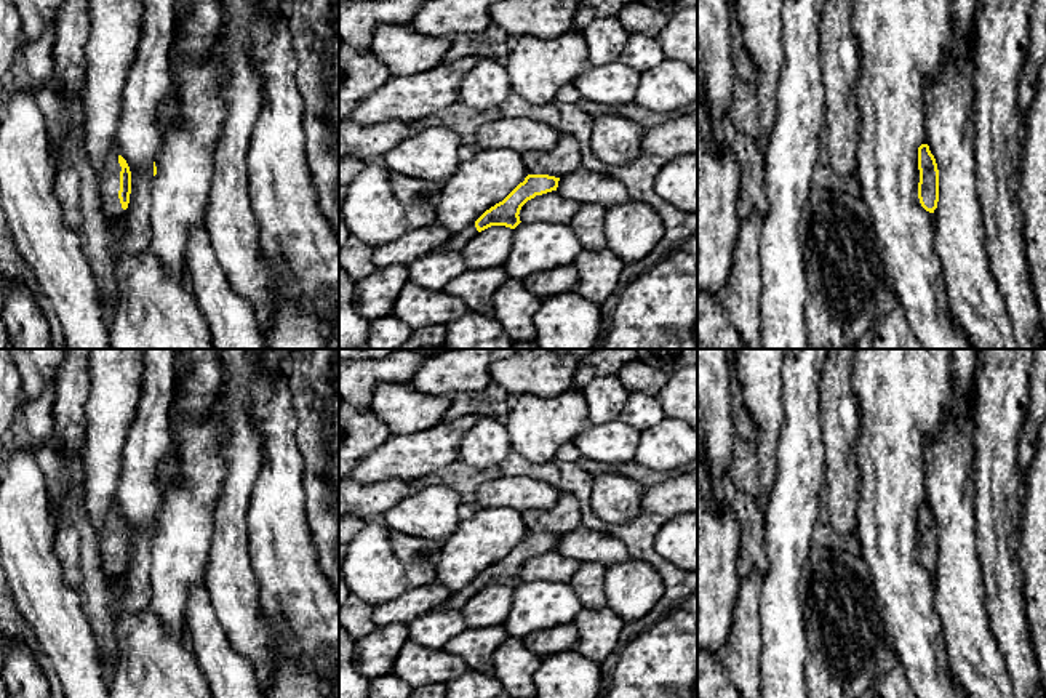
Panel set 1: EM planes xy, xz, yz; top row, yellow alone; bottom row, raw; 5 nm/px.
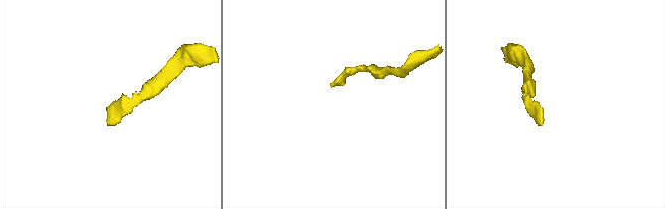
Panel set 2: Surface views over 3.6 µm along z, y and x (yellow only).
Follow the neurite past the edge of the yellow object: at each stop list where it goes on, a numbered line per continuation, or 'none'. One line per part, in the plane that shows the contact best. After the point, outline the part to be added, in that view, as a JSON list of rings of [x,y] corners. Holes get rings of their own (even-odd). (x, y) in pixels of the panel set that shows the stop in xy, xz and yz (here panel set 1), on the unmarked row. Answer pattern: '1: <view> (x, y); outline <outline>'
1: xy (109, 537); outline [[[112,509],[104,520],[104,527],[99,532],[99,567],[106,578],[120,578],[125,572],[122,567],[118,549],[120,549],[120,530],[118,511]]]

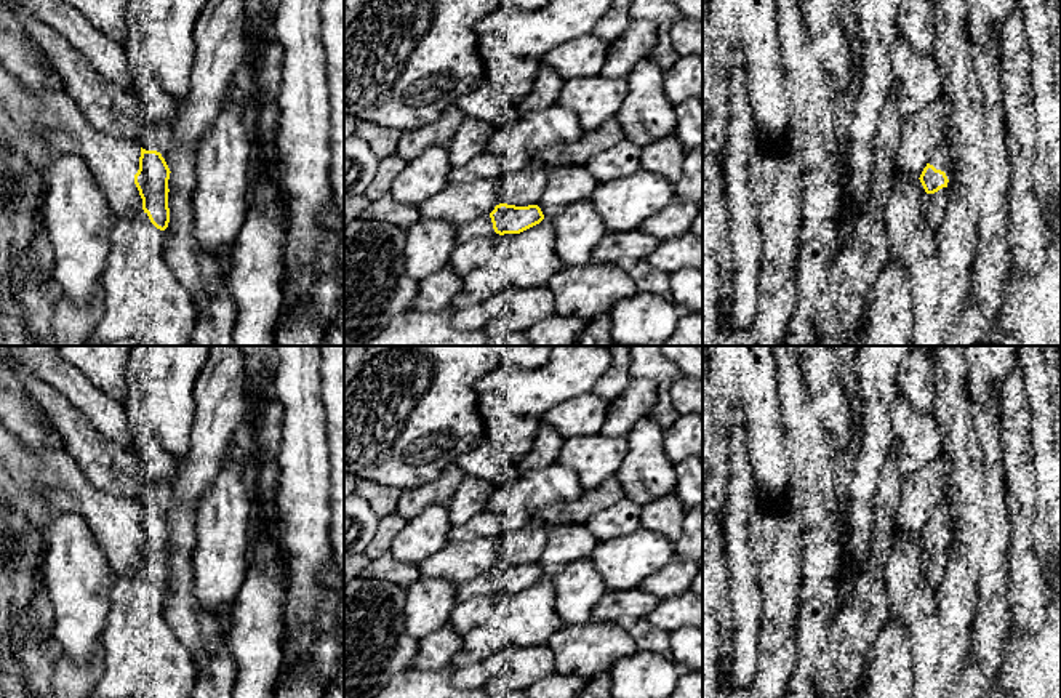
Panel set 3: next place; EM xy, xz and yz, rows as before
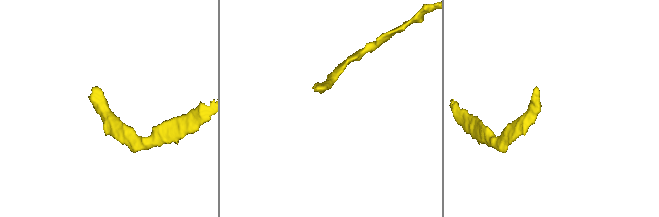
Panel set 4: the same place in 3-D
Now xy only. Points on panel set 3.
1: xy (55, 477); outline [[[2,423],[0,466],[16,483],[34,490],[53,515],[64,511],[80,514],[114,573],[134,576],[144,572],[134,543],[141,515],[138,499],[93,487],[62,447],[27,450]]]

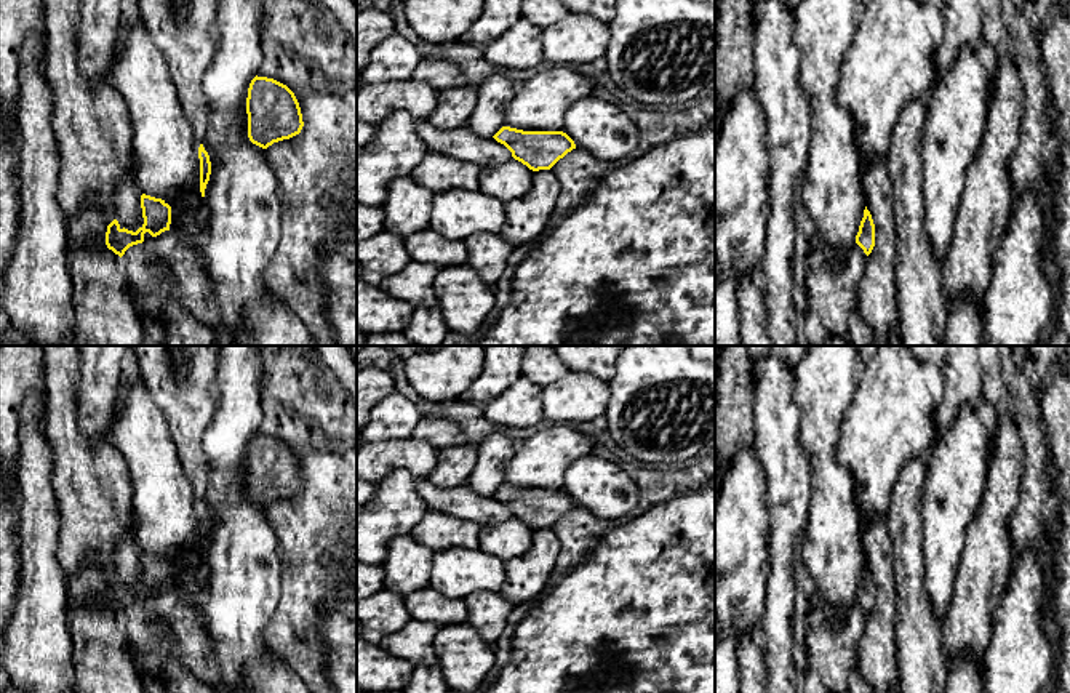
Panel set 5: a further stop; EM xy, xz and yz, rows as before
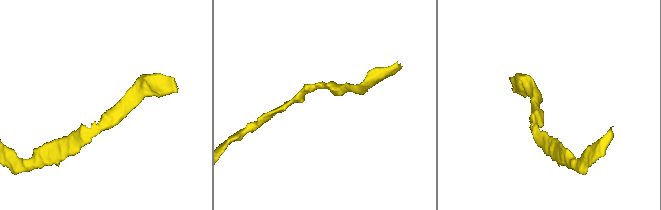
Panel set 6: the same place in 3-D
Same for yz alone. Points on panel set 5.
none

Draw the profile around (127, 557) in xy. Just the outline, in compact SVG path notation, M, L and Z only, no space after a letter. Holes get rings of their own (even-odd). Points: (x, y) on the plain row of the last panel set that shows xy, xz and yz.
M134 512L131 514L131 523L123 538L120 538L114 551L114 573L118 583L125 587L136 591L144 583L141 554L136 539Z

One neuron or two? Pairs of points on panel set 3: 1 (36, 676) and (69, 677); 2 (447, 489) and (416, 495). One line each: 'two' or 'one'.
1: two
2: one

